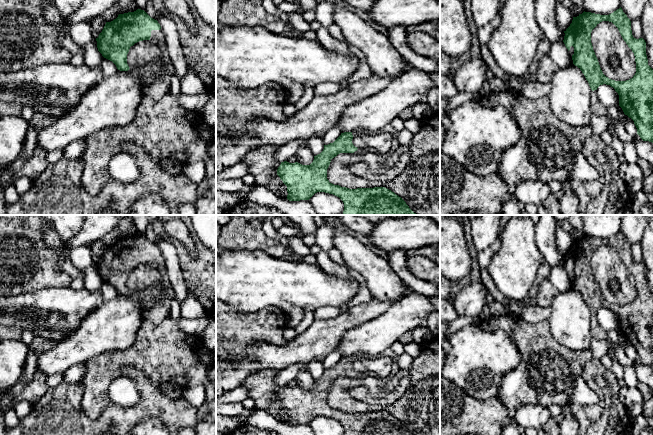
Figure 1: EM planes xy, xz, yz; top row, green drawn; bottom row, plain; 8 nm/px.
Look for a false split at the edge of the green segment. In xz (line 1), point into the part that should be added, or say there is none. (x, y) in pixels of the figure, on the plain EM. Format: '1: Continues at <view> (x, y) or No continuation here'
1: No continuation here

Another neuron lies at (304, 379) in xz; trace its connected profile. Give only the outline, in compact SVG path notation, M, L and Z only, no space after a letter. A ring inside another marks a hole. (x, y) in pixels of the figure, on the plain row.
M308 370L300 372L296 380L297 386L302 389L310 389L314 384L314 378Z

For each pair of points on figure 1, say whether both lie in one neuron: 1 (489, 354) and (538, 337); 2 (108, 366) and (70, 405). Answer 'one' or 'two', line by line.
1: two
2: two

